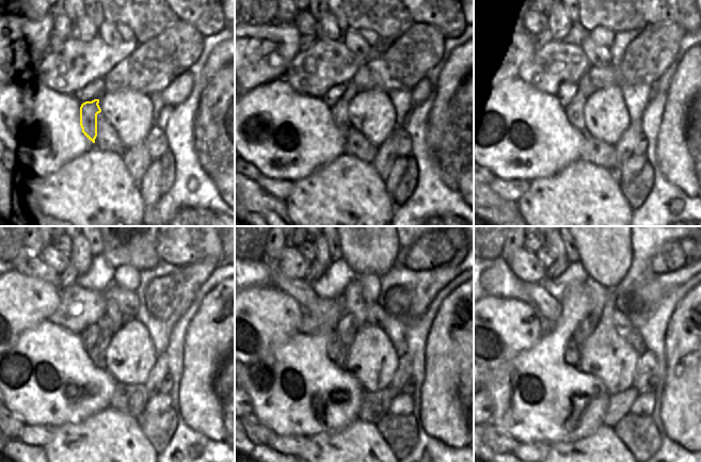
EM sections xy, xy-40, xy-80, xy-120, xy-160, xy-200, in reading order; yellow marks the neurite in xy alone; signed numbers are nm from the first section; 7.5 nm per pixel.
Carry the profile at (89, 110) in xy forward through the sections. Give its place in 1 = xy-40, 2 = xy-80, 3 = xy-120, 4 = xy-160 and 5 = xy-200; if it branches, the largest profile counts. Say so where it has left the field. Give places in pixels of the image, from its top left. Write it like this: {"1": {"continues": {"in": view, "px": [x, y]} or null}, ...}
{"1": {"continues": {"in": "xy-40", "px": [338, 111]}}, "2": {"continues": {"in": "xy-80", "px": [574, 111]}}, "3": {"continues": {"in": "xy-120", "px": [97, 355]}}, "4": {"continues": {"in": "xy-160", "px": [346, 328]}}, "5": {"continues": {"in": "xy-200", "px": [589, 324]}}}

